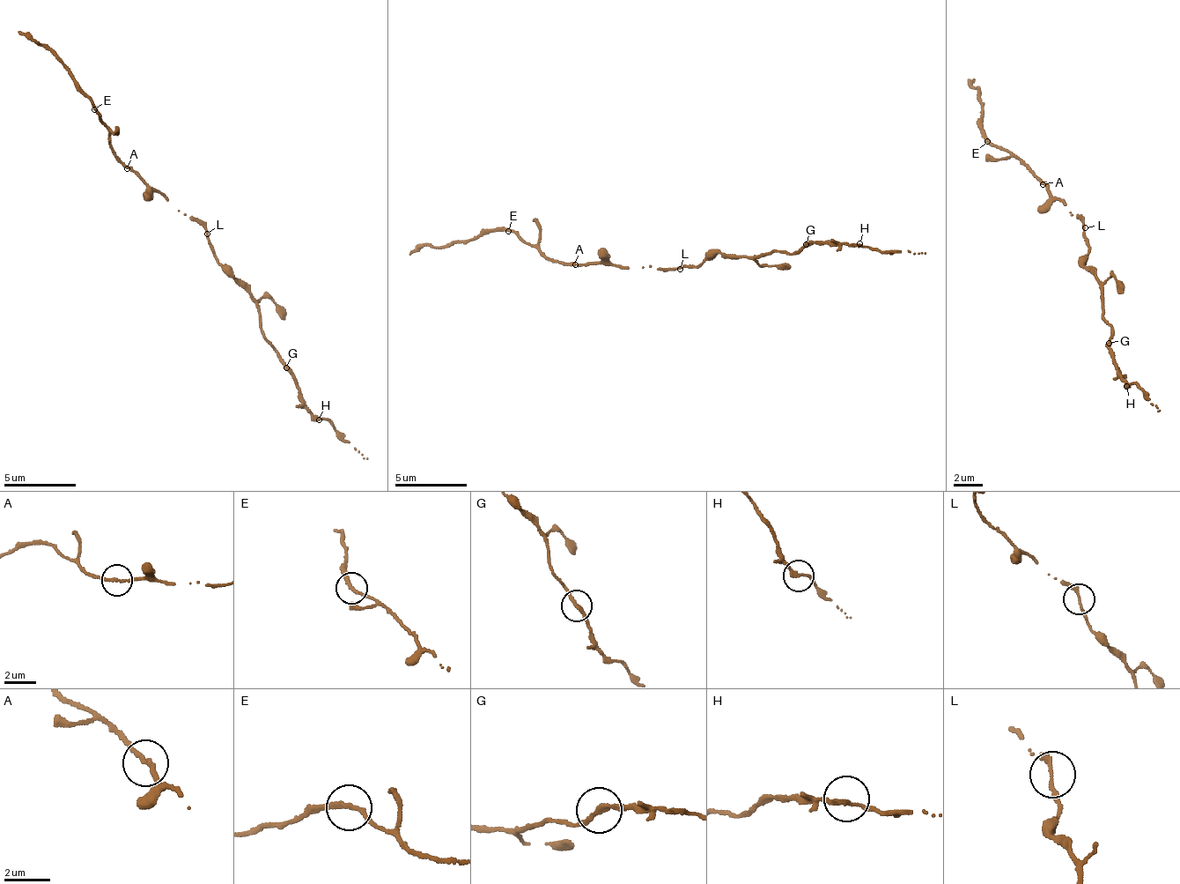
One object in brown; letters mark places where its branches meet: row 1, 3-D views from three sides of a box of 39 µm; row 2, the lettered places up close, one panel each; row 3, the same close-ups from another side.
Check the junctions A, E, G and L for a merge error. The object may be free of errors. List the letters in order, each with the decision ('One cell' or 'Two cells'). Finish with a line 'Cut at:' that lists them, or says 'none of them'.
A: One cell
E: One cell
G: One cell
L: One cell
Cut at: none of them

